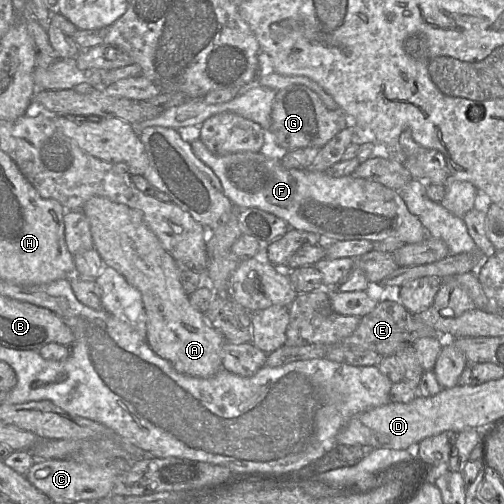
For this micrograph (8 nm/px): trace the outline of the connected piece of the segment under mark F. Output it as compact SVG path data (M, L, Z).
M201 139L190 142L196 157L208 166L218 177L225 196L238 209L259 208L283 219L289 229L297 229L320 235L323 241L370 240L372 242L386 239L398 239L404 245L424 241L427 230L419 218L411 214L398 193L378 182L357 178L352 175L334 177L329 171L318 172L308 169L287 169L280 159L271 159L261 152L237 152L223 156L211 153Z

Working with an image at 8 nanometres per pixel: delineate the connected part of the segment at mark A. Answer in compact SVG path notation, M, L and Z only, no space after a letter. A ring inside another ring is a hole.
M102 196L90 198L83 205L82 212L89 220L94 248L102 258L103 265L116 270L141 293L146 314L146 339L151 349L181 374L209 378L218 373L222 369L222 349L226 340L209 324L205 315L191 305L189 295L180 282L181 266L162 247L156 235L145 224L141 212Z

